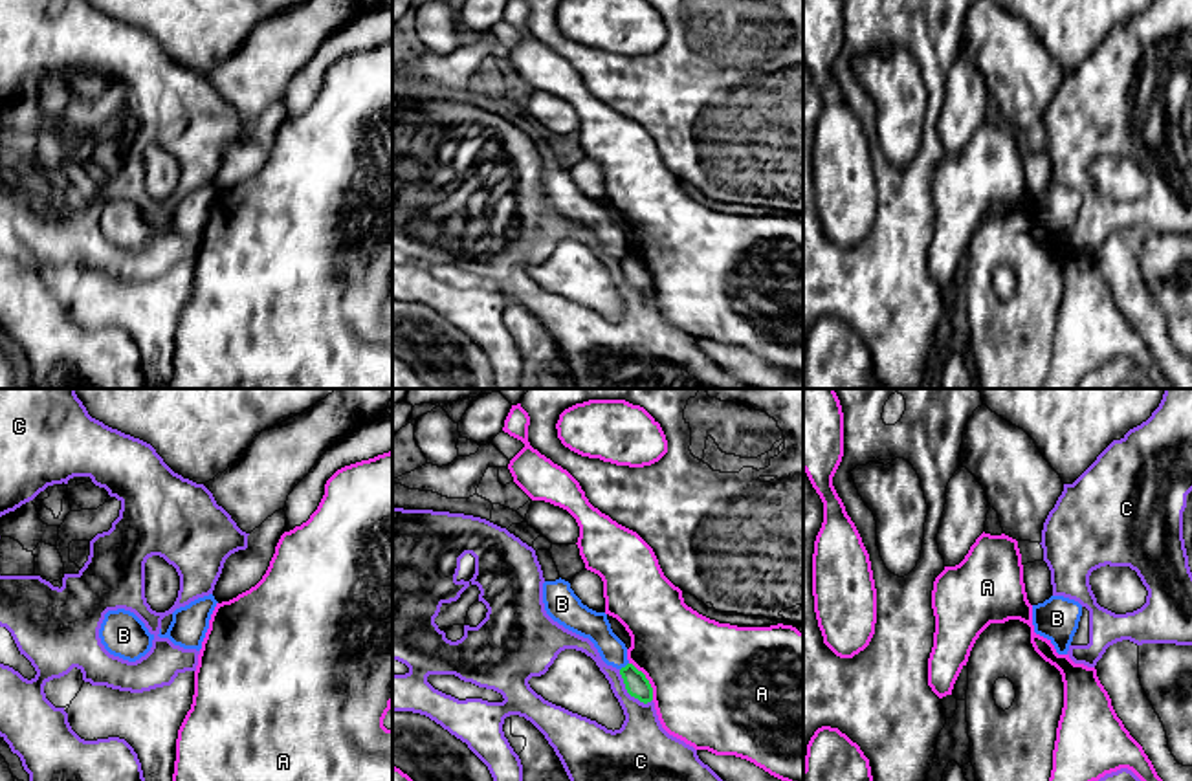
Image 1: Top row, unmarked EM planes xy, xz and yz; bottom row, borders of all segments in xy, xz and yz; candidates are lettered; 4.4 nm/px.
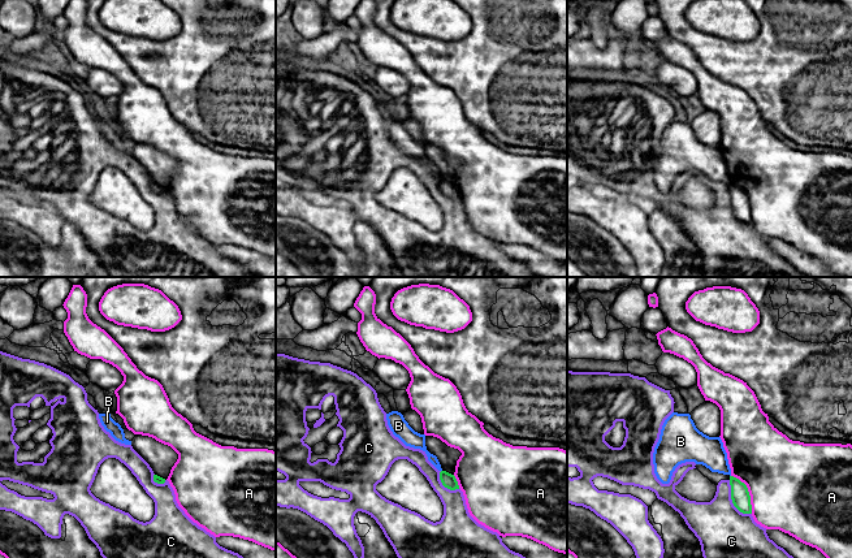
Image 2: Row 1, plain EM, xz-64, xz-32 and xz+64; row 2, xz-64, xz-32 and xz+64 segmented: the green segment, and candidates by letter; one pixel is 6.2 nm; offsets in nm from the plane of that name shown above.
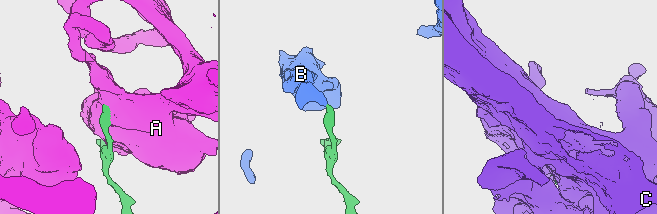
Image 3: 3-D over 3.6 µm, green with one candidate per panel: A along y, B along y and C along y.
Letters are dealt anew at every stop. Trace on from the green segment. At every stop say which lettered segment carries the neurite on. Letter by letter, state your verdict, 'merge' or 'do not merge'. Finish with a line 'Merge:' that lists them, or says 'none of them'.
A: do not merge
B: do not merge
C: do not merge
Merge: none of them

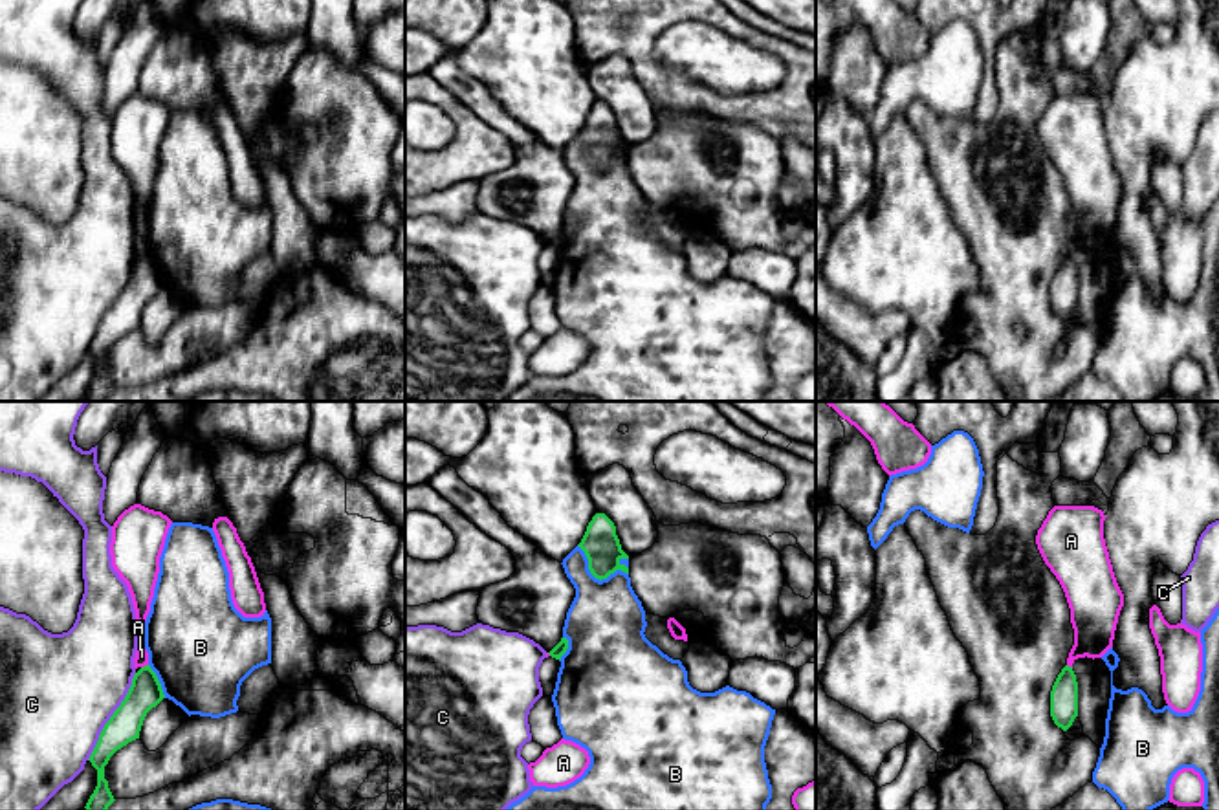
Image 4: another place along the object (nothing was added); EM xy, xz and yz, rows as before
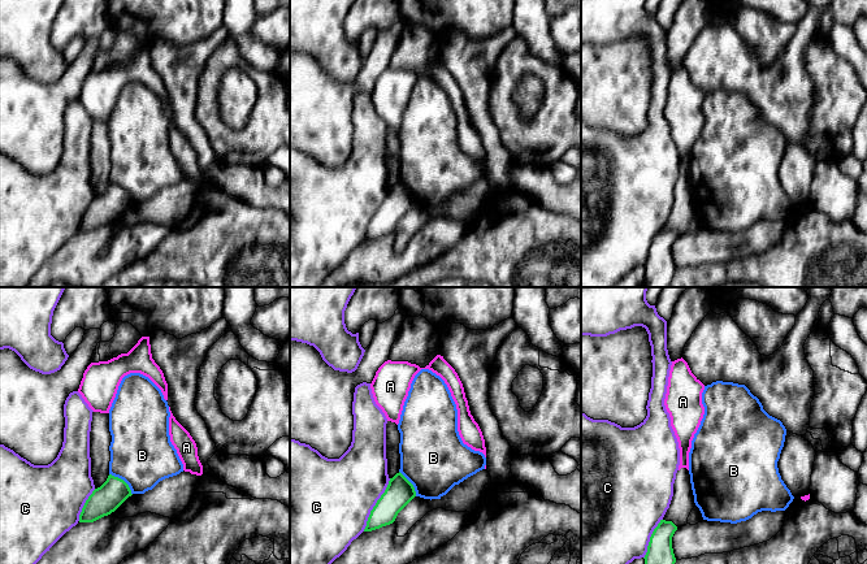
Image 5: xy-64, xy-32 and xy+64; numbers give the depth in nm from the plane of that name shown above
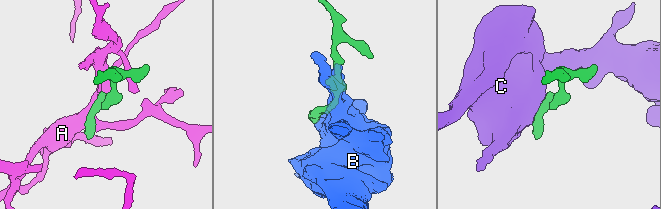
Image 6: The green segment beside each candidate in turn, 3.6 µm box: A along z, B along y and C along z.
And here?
A: do not merge
B: do not merge
C: merge
Merge: C

